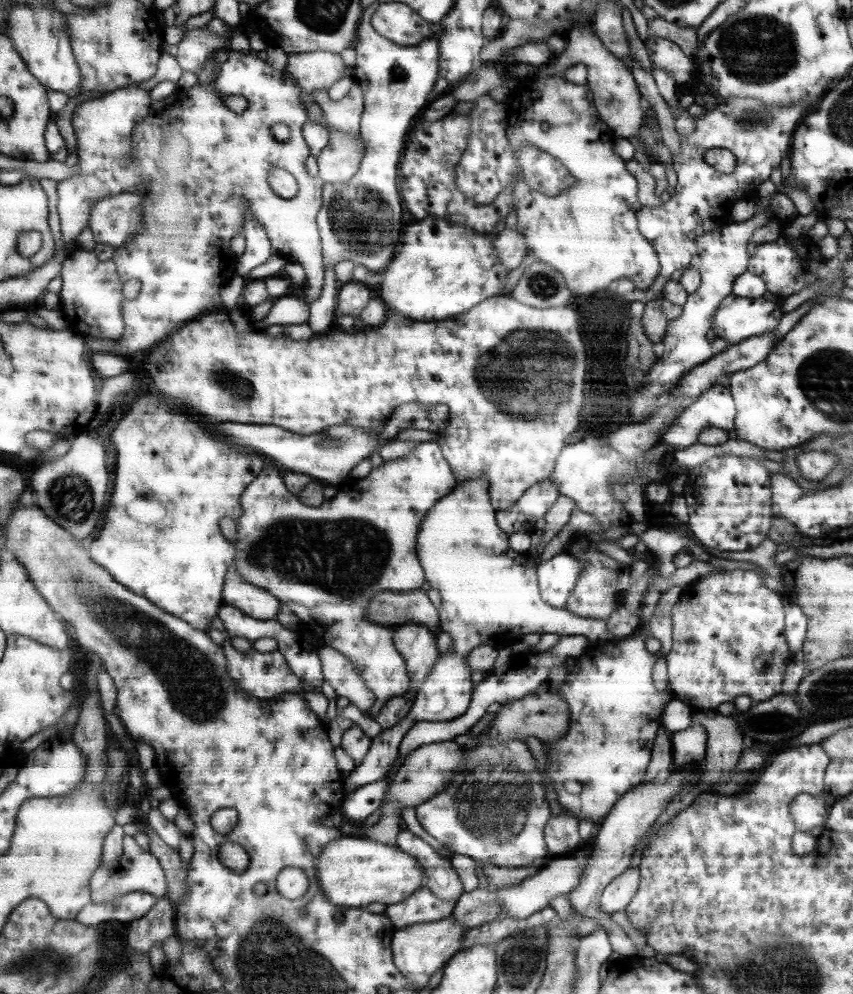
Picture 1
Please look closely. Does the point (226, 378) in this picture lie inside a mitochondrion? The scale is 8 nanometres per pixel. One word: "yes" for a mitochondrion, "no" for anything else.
yes

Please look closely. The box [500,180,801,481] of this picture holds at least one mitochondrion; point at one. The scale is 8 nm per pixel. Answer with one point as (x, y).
(543, 286)

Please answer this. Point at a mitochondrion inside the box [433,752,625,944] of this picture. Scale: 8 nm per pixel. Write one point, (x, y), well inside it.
(494, 803)

